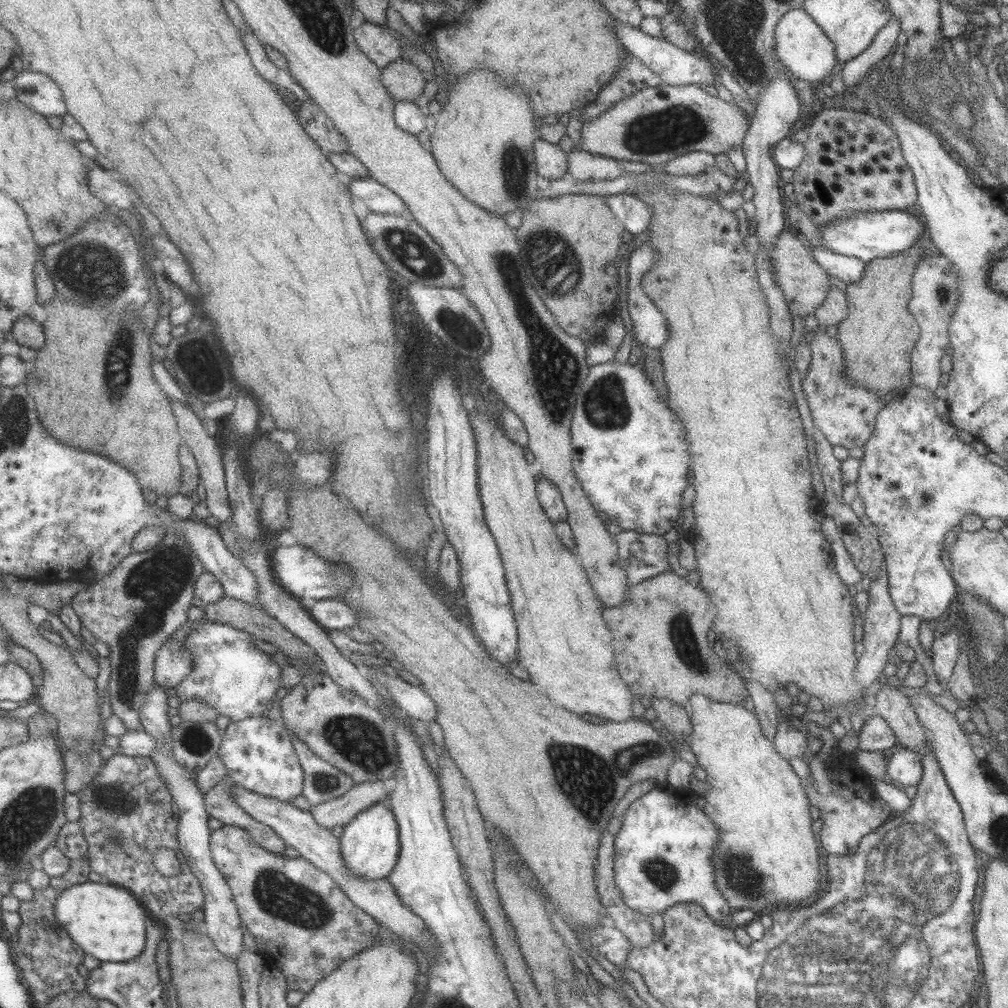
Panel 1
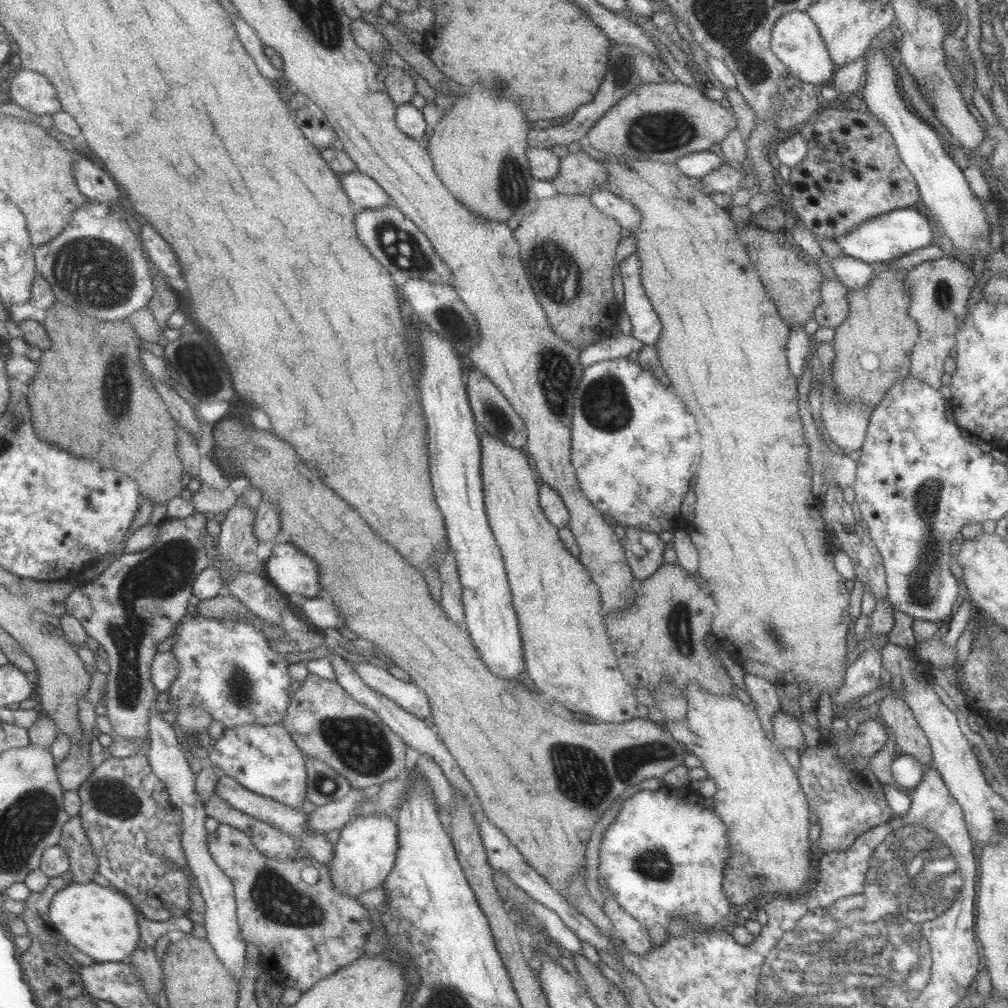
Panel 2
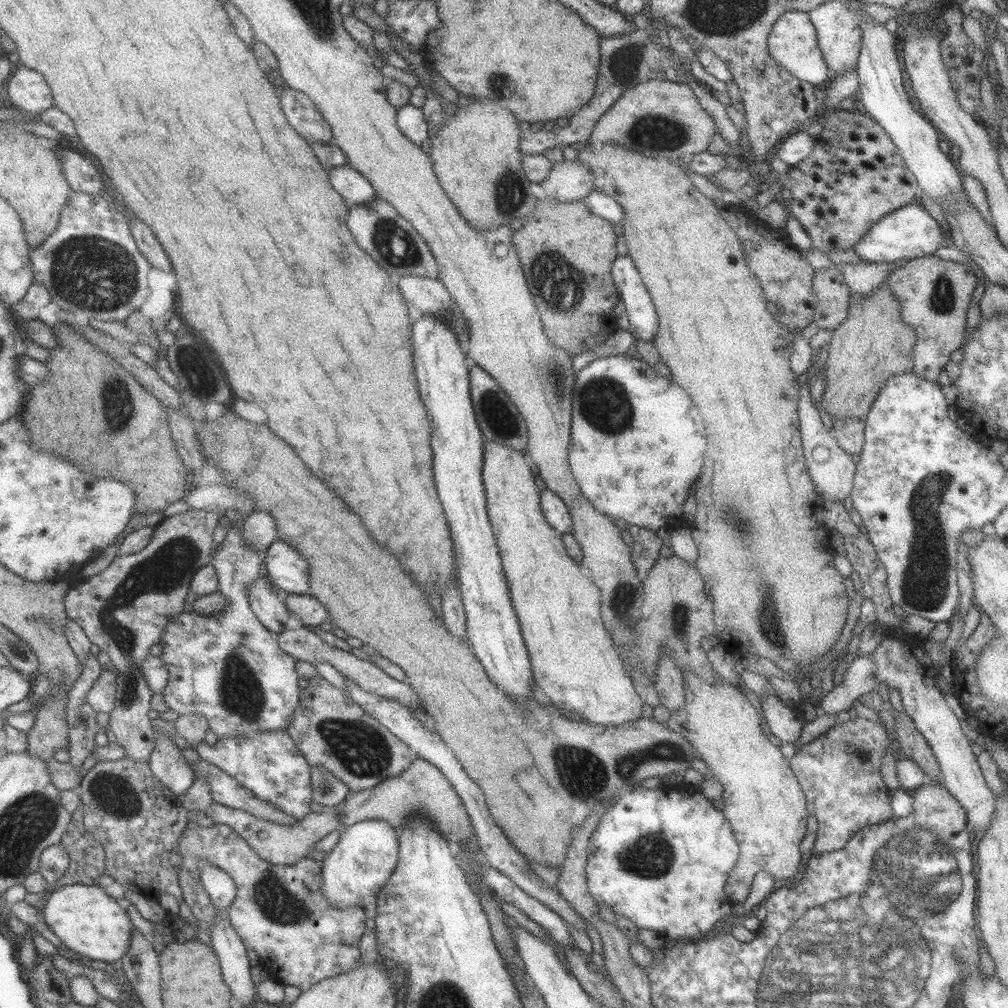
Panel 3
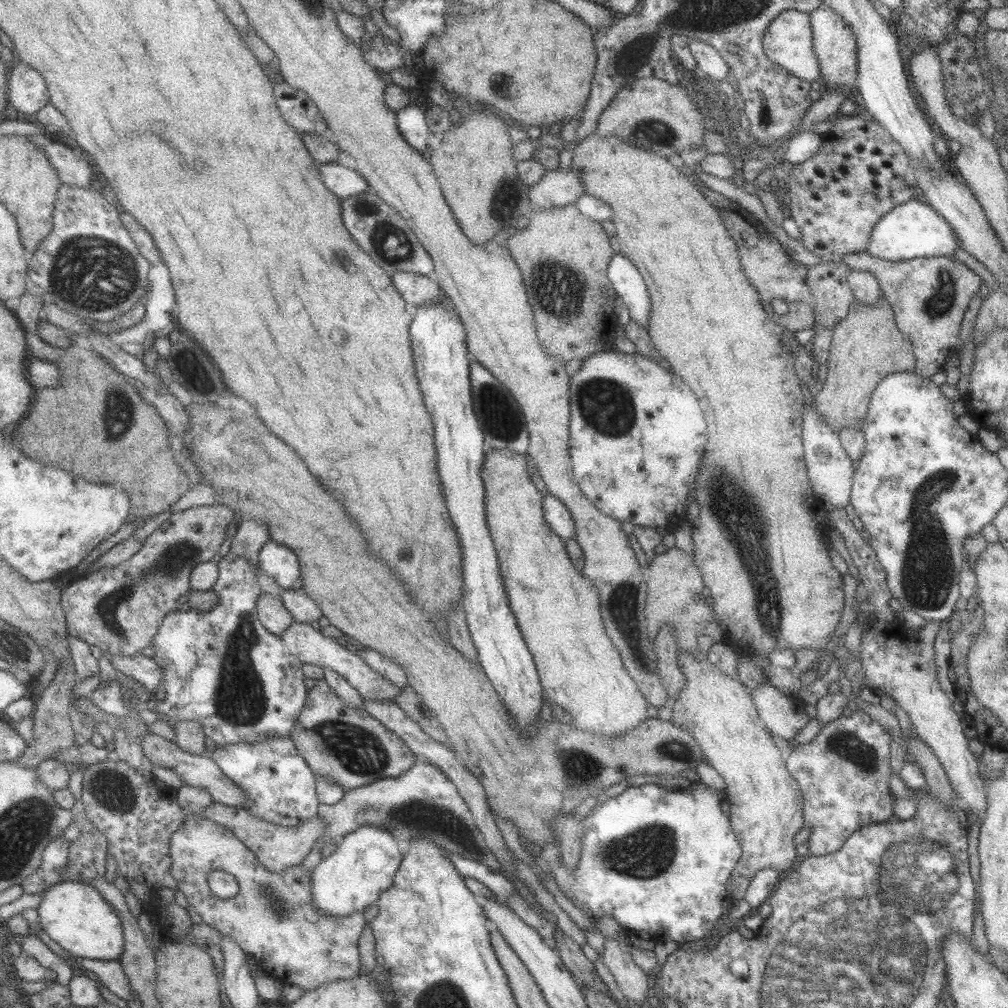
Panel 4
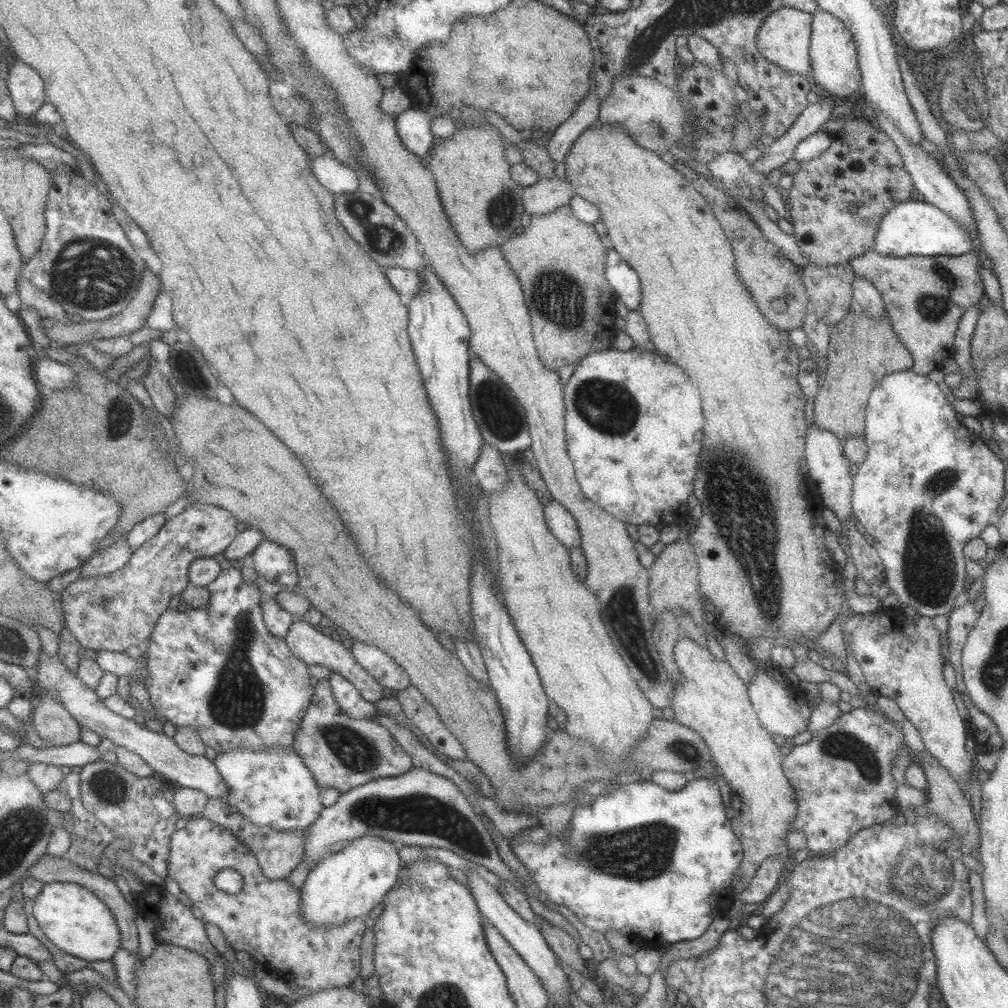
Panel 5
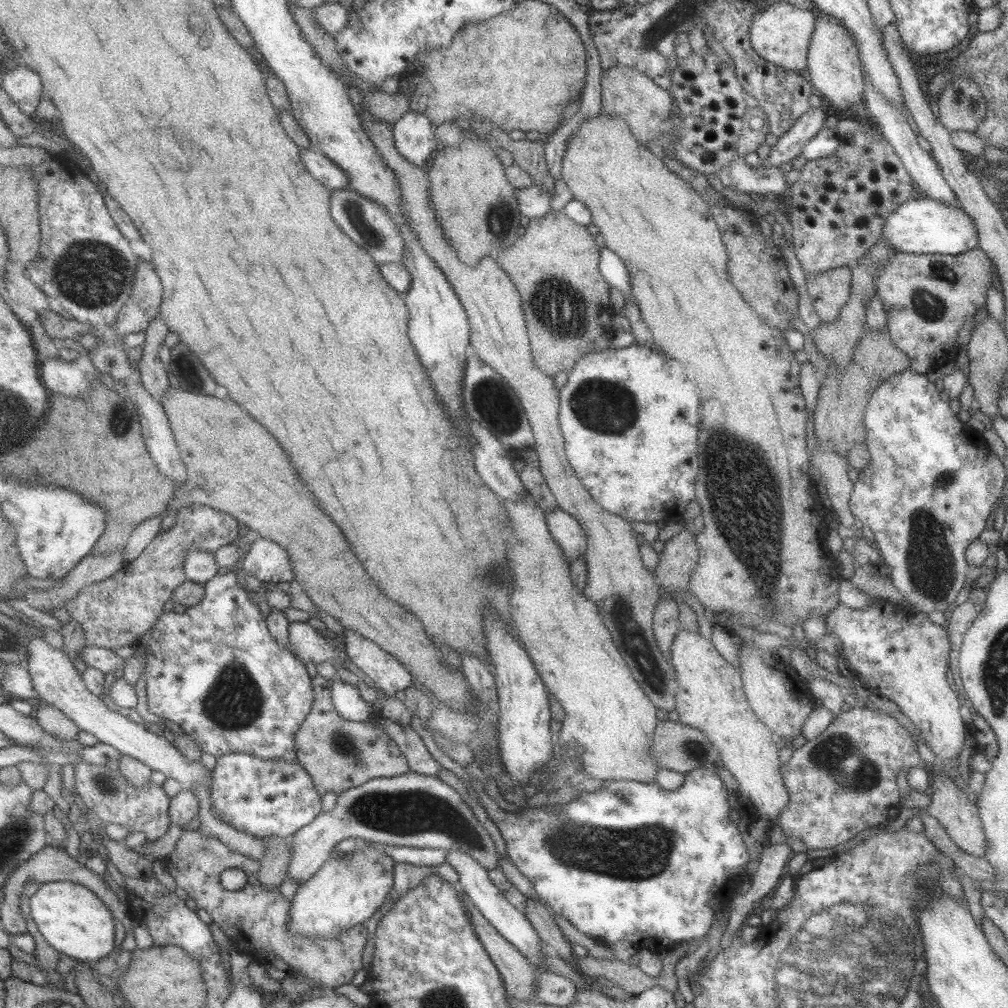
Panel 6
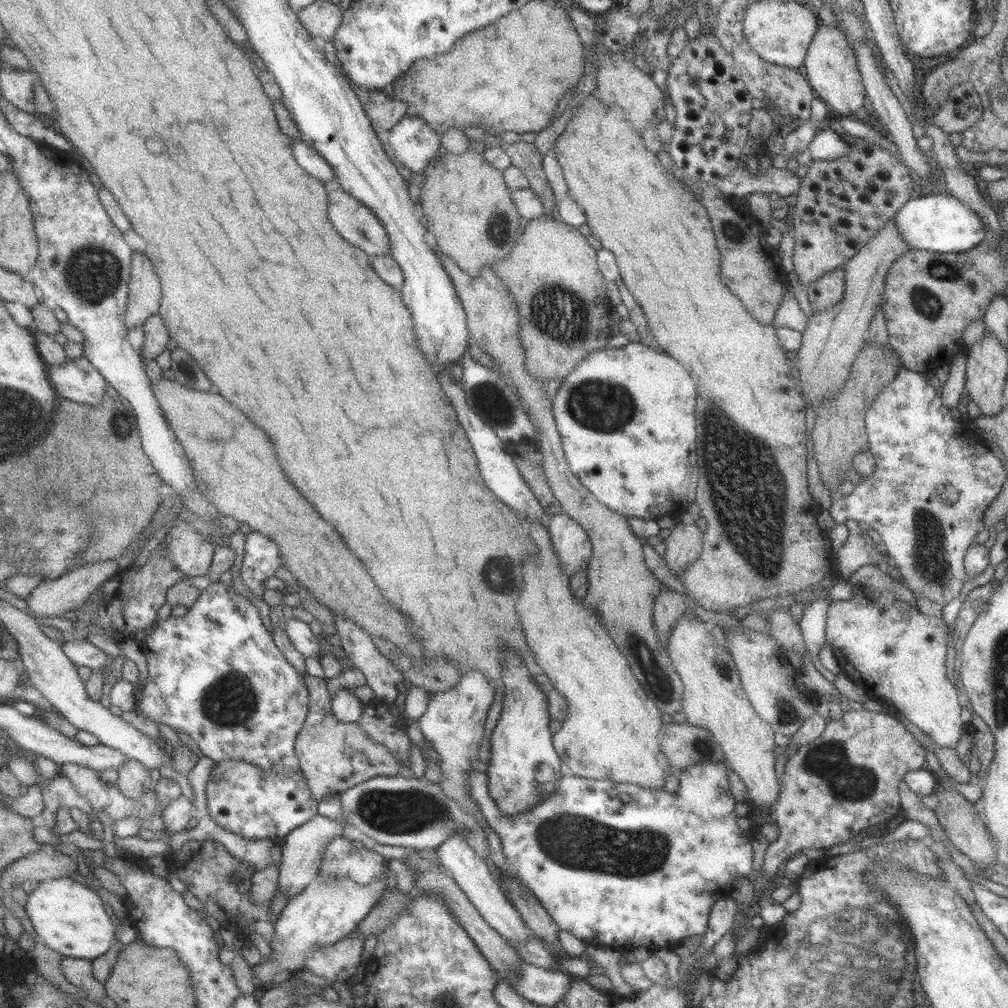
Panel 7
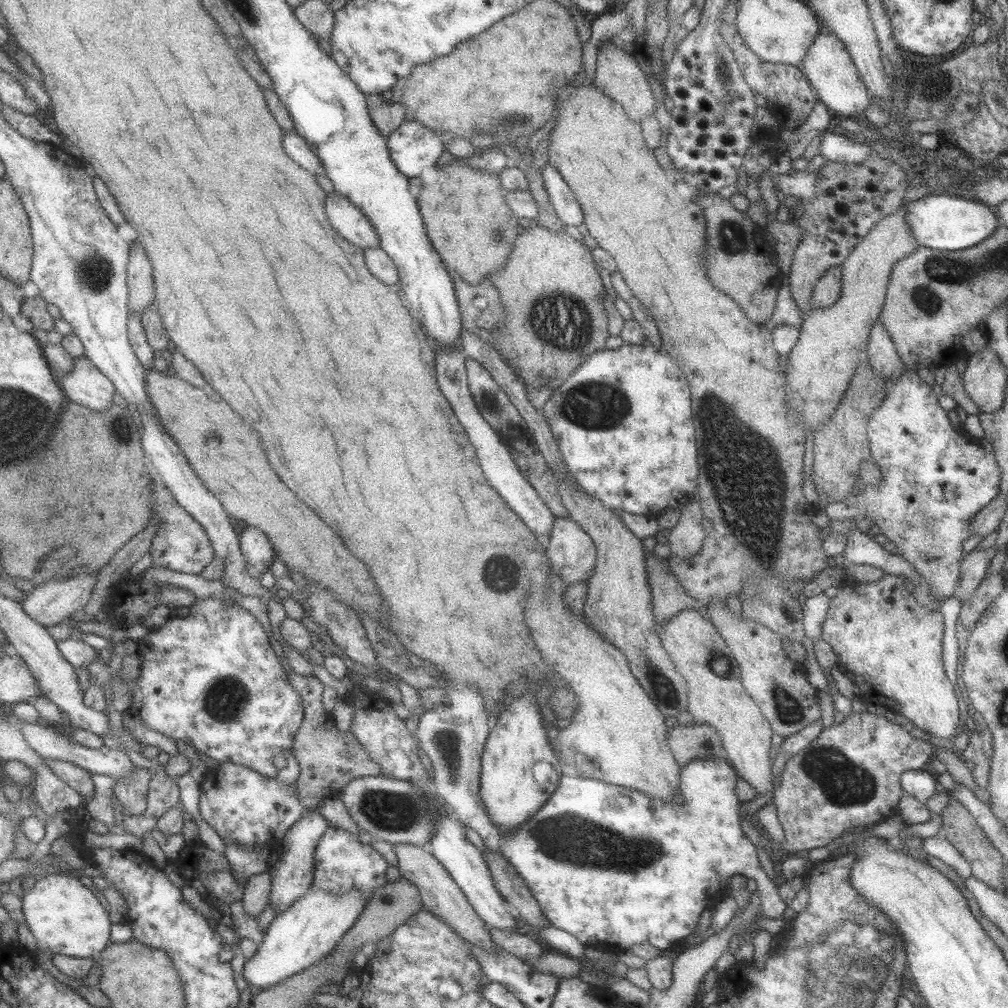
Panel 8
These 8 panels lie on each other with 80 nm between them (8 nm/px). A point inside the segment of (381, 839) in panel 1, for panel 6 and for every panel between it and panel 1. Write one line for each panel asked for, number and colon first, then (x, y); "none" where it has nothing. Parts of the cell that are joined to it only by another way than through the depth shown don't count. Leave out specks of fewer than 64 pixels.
2: (364, 853)
3: (357, 867)
4: (363, 864)
5: (346, 885)
6: (342, 893)

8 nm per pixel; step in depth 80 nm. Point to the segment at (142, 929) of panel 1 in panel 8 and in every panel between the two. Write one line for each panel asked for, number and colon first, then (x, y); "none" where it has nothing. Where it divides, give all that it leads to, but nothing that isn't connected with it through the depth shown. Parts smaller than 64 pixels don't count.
2: (102, 924)
3: (85, 918)
4: (75, 915)
5: (75, 919)
6: (73, 919)
7: (70, 918)
8: (65, 916)

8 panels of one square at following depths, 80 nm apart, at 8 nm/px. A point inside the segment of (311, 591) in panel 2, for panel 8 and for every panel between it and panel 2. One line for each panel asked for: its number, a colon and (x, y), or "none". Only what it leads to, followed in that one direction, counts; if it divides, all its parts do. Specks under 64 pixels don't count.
3: (285, 568)
4: (278, 562)
5: (272, 562)
6: (265, 560)
7: (261, 557)
8: (257, 550)

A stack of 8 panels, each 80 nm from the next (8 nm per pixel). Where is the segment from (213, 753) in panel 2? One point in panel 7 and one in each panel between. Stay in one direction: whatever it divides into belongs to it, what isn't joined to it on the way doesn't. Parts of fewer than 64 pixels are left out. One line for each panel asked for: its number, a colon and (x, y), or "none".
3: (267, 763)
4: (279, 787)
5: (273, 788)
6: (262, 798)
7: (254, 803)

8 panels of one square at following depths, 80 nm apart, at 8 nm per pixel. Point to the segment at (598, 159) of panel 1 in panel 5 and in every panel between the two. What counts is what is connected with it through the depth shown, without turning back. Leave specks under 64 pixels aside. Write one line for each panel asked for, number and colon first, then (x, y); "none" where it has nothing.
2: (578, 173)
3: (567, 181)
4: (557, 188)
5: (543, 196)

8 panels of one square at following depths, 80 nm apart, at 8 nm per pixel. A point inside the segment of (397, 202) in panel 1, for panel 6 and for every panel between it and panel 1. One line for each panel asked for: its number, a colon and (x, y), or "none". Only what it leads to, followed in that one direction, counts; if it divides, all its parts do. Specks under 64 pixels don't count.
2: (361, 190)
3: (354, 189)
4: (342, 182)
5: (336, 178)
6: (317, 165)

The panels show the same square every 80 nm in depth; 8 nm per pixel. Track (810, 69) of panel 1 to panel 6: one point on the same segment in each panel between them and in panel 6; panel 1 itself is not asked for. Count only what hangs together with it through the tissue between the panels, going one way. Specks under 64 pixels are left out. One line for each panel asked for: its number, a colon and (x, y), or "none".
2: (795, 41)
3: (791, 42)
4: (787, 41)
5: (783, 38)
6: (780, 34)

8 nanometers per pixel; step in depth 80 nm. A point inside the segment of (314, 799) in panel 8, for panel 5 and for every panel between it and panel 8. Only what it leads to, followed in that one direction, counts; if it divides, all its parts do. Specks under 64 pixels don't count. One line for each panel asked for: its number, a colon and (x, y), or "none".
5: (340, 752)
6: (337, 754)
7: (333, 756)

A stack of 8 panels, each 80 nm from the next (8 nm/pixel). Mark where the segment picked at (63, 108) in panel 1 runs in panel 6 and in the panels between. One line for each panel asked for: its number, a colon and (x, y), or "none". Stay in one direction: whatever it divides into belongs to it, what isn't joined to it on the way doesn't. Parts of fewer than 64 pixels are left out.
2: (32, 91)
3: (29, 91)
4: (29, 93)
5: (27, 87)
6: (25, 86)

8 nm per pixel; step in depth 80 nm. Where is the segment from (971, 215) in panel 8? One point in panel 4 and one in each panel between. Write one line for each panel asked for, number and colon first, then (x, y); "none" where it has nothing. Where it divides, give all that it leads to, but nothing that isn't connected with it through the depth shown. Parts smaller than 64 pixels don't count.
4: (913, 229)
5: (913, 227)
6: (920, 225)
7: (929, 221)

